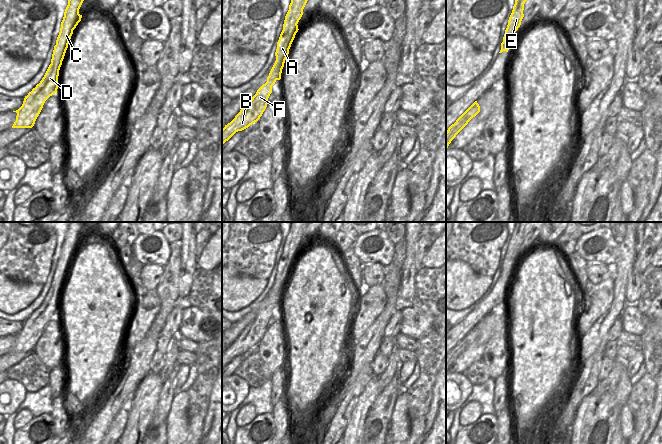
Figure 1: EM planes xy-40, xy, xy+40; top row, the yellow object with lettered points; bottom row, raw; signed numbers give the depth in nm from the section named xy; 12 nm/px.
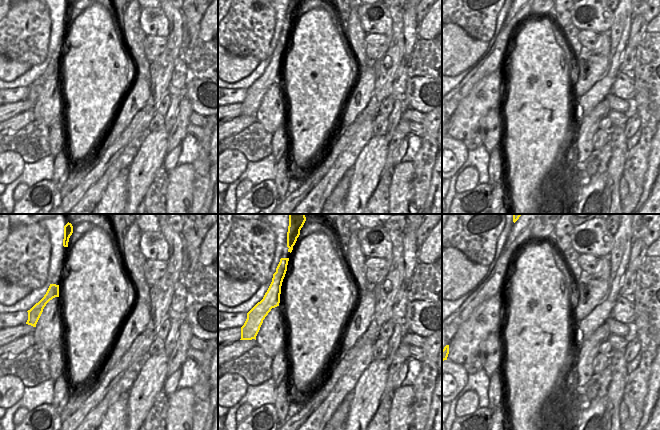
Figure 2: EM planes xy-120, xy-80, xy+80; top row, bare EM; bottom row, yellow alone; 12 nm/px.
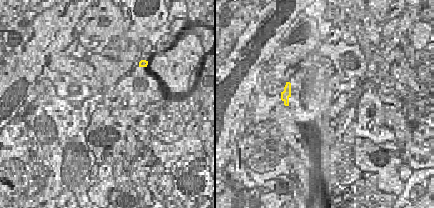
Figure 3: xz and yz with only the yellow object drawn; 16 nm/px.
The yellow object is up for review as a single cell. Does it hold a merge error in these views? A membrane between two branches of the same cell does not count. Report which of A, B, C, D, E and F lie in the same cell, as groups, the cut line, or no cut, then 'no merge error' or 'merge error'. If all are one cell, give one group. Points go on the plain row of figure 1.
groups A B C D E F; cut none; no merge error

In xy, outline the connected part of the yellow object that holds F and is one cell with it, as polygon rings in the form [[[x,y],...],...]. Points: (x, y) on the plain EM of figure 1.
[[[291,222],[283,254],[277,266],[276,285],[267,301],[267,306],[257,314],[256,318],[244,329],[235,342],[222,353],[222,369],[236,356],[242,355],[257,346],[265,335],[268,322],[272,317],[272,310],[277,304],[281,303],[282,293],[291,268],[299,254],[297,248],[303,239],[307,225],[308,222]]]

